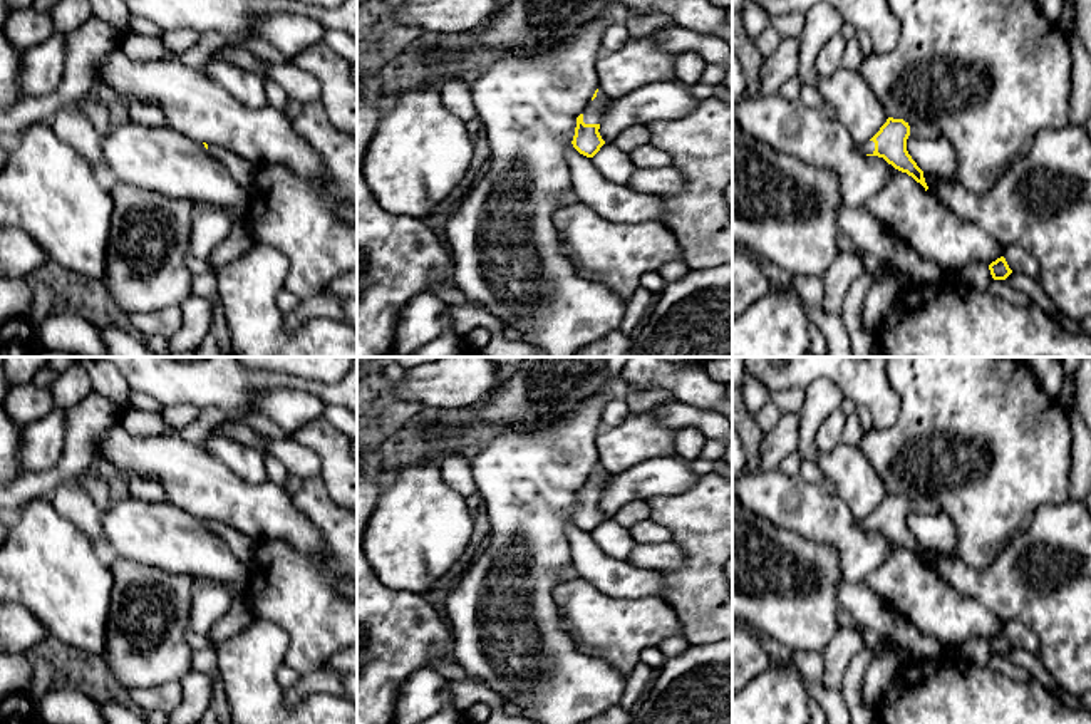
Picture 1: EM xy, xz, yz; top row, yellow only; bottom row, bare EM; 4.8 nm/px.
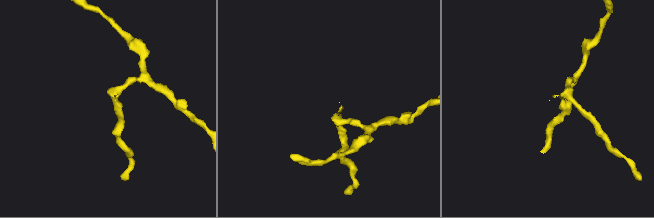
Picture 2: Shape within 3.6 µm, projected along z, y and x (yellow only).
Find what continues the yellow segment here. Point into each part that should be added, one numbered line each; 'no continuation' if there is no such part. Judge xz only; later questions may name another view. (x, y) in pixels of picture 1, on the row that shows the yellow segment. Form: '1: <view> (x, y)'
1: xz (594, 113)

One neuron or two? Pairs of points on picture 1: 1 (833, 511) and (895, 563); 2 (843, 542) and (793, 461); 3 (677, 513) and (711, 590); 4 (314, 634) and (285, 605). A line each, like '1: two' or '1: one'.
1: two
2: two
3: one
4: one

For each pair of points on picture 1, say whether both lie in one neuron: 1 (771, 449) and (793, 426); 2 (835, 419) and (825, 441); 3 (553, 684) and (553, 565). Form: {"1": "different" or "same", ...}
{"1": "same", "2": "same", "3": "same"}

